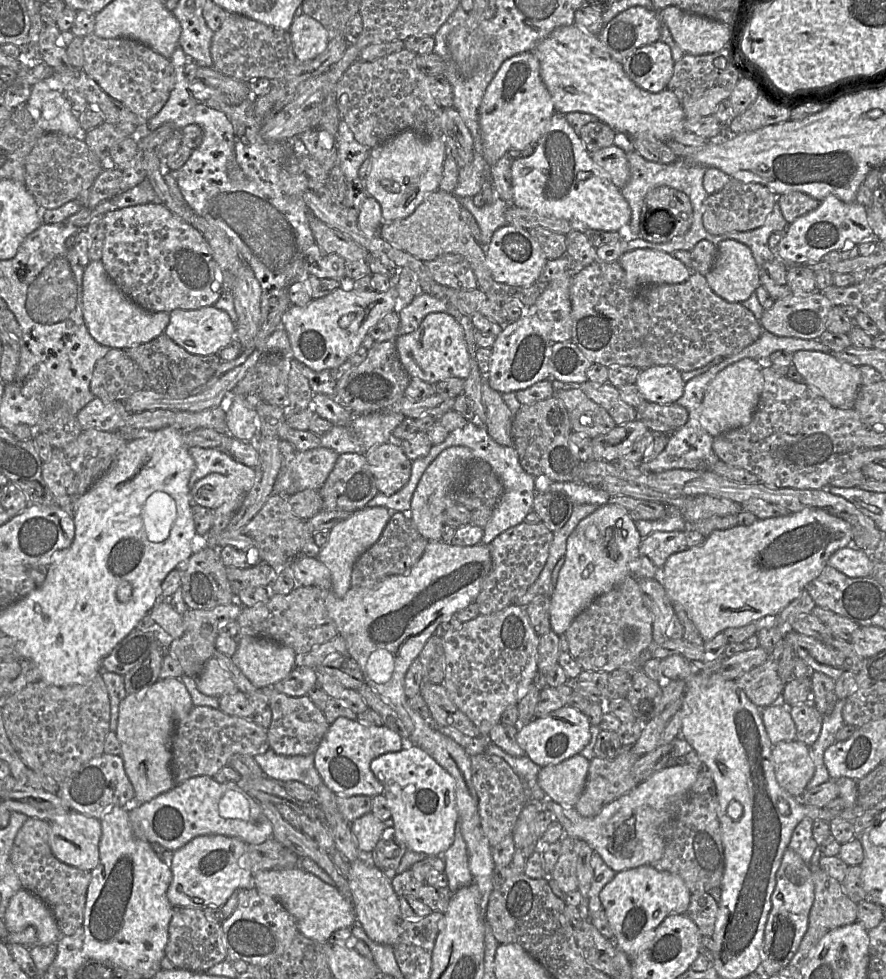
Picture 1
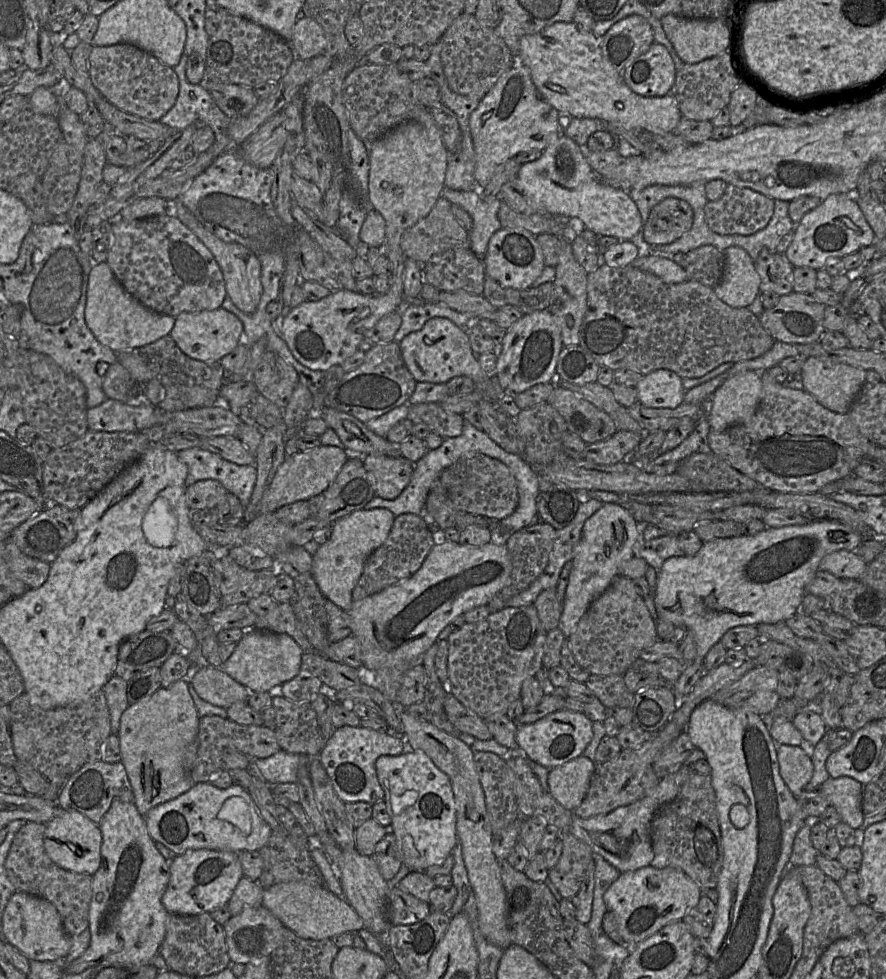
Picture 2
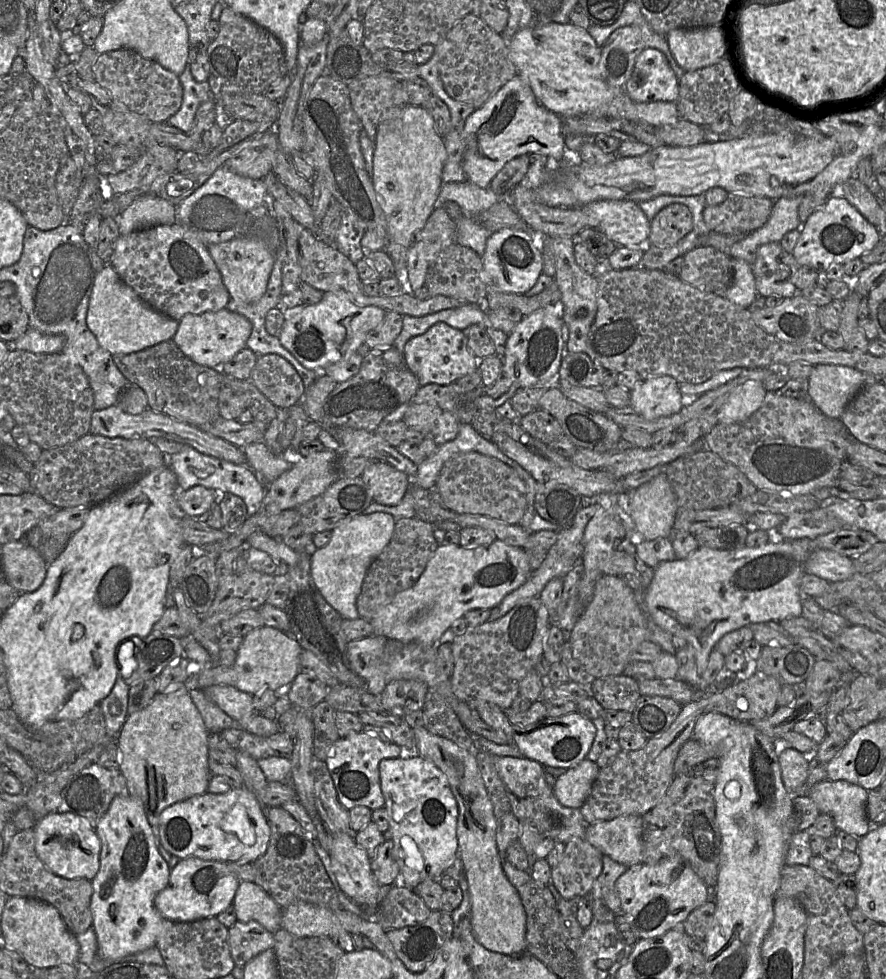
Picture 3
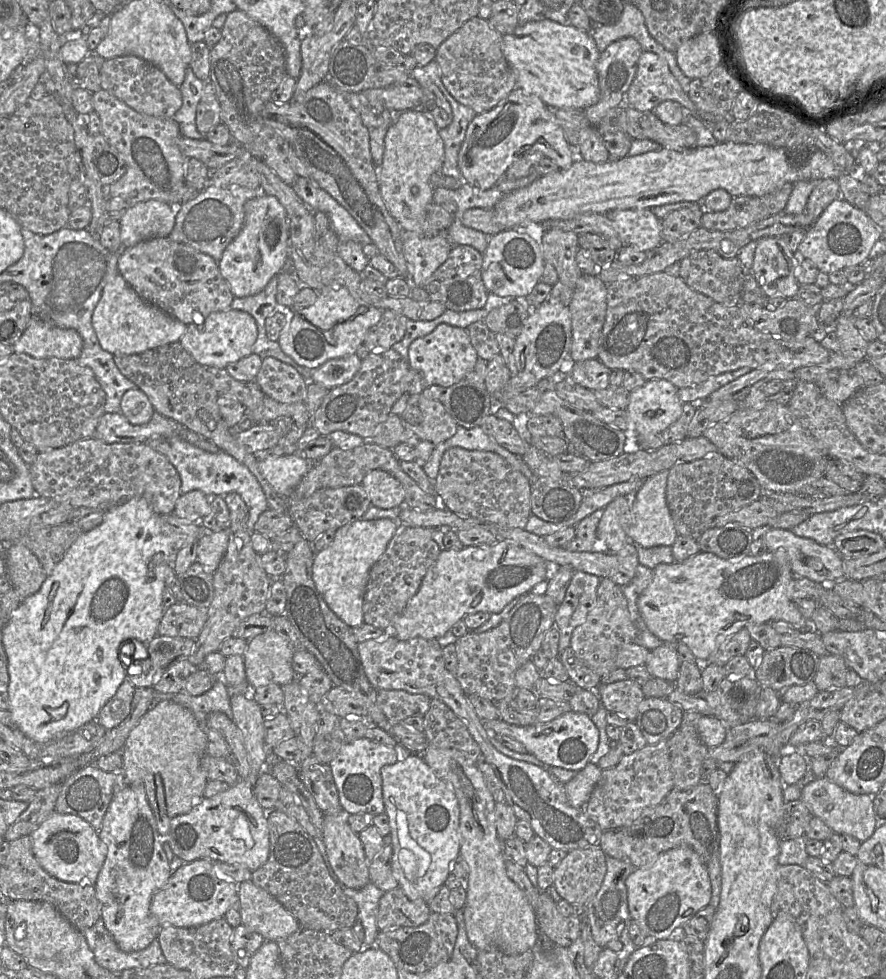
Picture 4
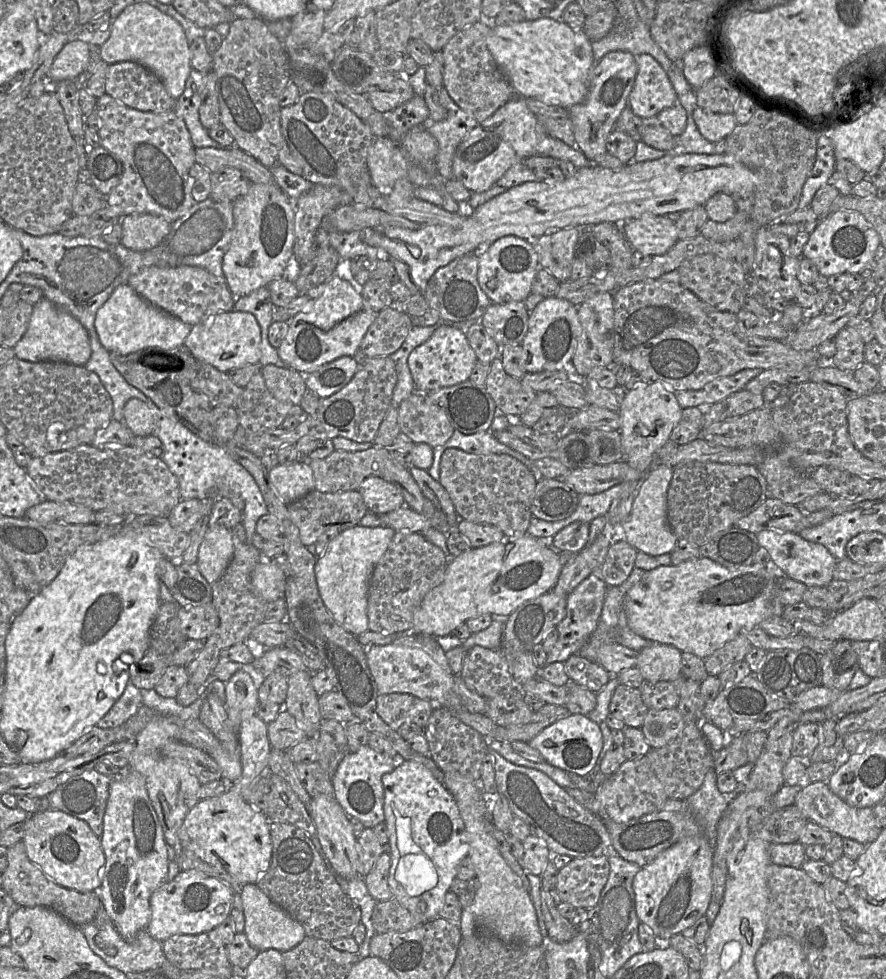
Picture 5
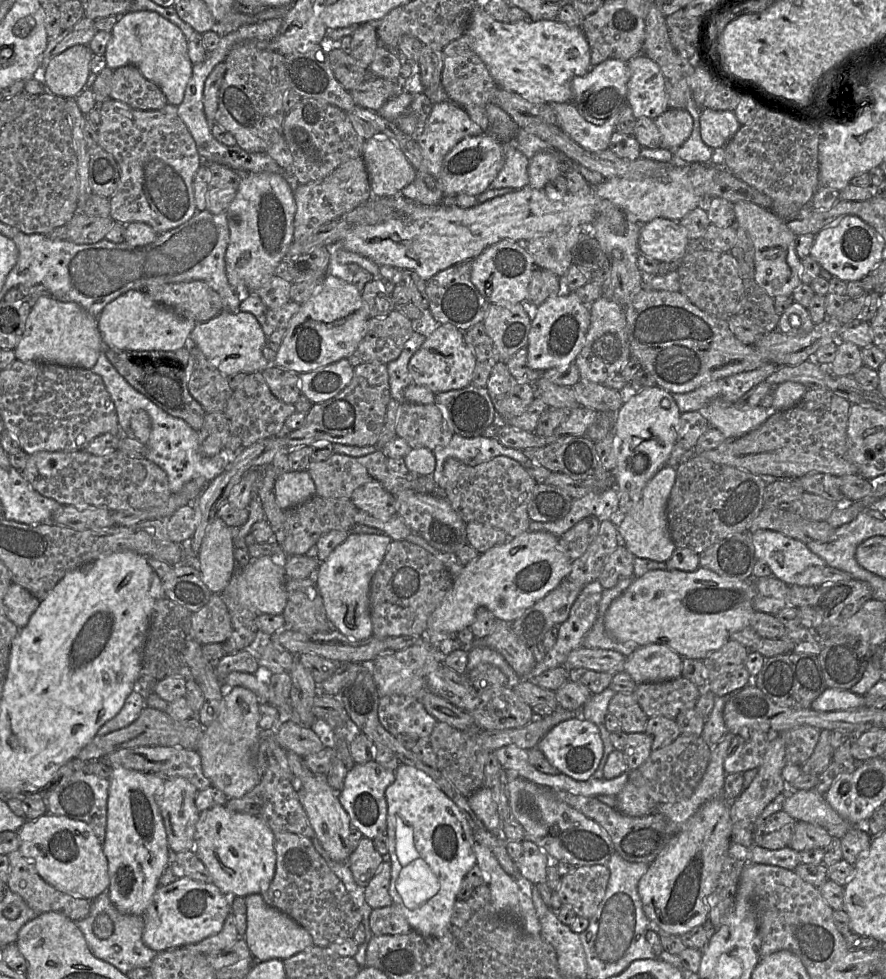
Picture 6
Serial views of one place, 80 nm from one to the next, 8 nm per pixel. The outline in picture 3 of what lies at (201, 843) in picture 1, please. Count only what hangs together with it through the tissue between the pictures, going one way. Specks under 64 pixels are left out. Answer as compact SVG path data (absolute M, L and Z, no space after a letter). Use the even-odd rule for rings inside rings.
M196 857L181 859L170 870L168 885L154 898L157 912L165 920L190 922L216 917L233 903L240 880L230 870L233 862L203 860Z

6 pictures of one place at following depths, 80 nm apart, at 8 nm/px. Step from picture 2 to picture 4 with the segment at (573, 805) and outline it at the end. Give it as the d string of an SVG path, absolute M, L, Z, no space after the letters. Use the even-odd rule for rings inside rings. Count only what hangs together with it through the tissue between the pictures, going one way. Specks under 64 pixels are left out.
M589 762L564 785L567 800L572 807L585 808L600 778L601 771L598 765Z

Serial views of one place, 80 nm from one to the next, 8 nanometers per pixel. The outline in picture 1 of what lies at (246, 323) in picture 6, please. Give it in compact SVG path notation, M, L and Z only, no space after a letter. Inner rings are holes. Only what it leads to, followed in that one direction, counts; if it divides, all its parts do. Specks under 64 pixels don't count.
M205 306L194 310L175 309L169 313L169 316L169 324L164 334L192 354L218 354L235 337L235 323L227 312L215 306Z

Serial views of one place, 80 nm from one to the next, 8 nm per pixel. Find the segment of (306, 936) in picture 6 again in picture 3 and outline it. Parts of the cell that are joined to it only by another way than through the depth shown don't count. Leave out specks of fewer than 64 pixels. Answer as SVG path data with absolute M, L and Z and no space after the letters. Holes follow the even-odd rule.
M240 881L232 905L241 922L257 921L273 934L281 929L283 908L255 882Z

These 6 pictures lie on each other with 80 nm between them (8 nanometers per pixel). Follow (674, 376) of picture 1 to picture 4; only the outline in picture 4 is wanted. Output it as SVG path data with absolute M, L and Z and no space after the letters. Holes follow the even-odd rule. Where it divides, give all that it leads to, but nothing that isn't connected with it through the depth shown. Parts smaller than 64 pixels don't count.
M651 379L629 393L626 407L628 430L631 438L662 433L682 414L683 404L678 397L678 388L664 379Z

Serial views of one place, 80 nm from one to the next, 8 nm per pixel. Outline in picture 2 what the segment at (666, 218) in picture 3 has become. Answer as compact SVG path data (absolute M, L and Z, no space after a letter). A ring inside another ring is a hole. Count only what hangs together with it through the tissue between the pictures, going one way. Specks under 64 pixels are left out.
M668 197L656 204L643 226L643 238L649 245L670 244L688 232L693 210L685 200Z

